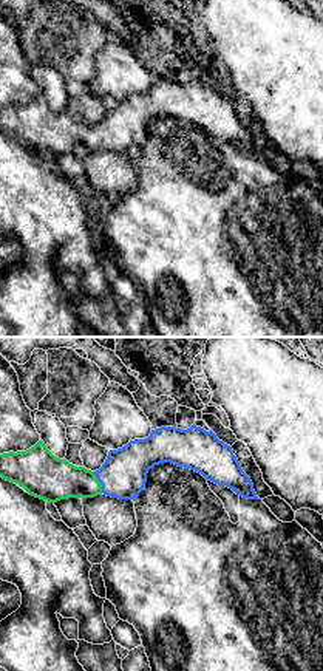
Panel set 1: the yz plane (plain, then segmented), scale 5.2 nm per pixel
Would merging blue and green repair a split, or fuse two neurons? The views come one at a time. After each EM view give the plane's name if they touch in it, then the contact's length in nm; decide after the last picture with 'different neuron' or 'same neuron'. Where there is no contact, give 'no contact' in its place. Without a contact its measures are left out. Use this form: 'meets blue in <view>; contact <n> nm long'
meets blue in yz; contact 120 nm long

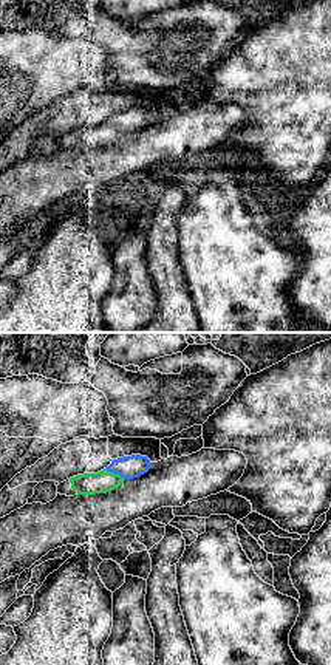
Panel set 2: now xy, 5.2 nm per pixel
meets blue in xy; contact 120 nm long

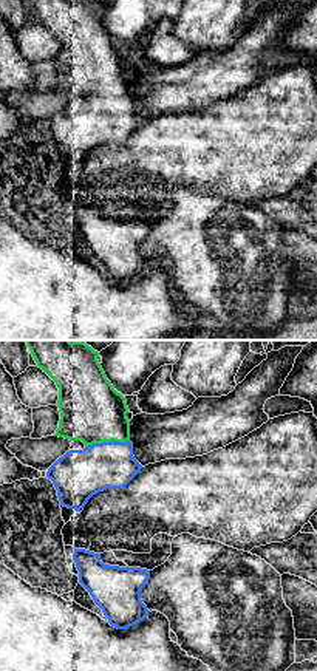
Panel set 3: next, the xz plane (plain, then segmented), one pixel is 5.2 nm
meets blue in xz; contact 240 nm long

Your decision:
same neuron

